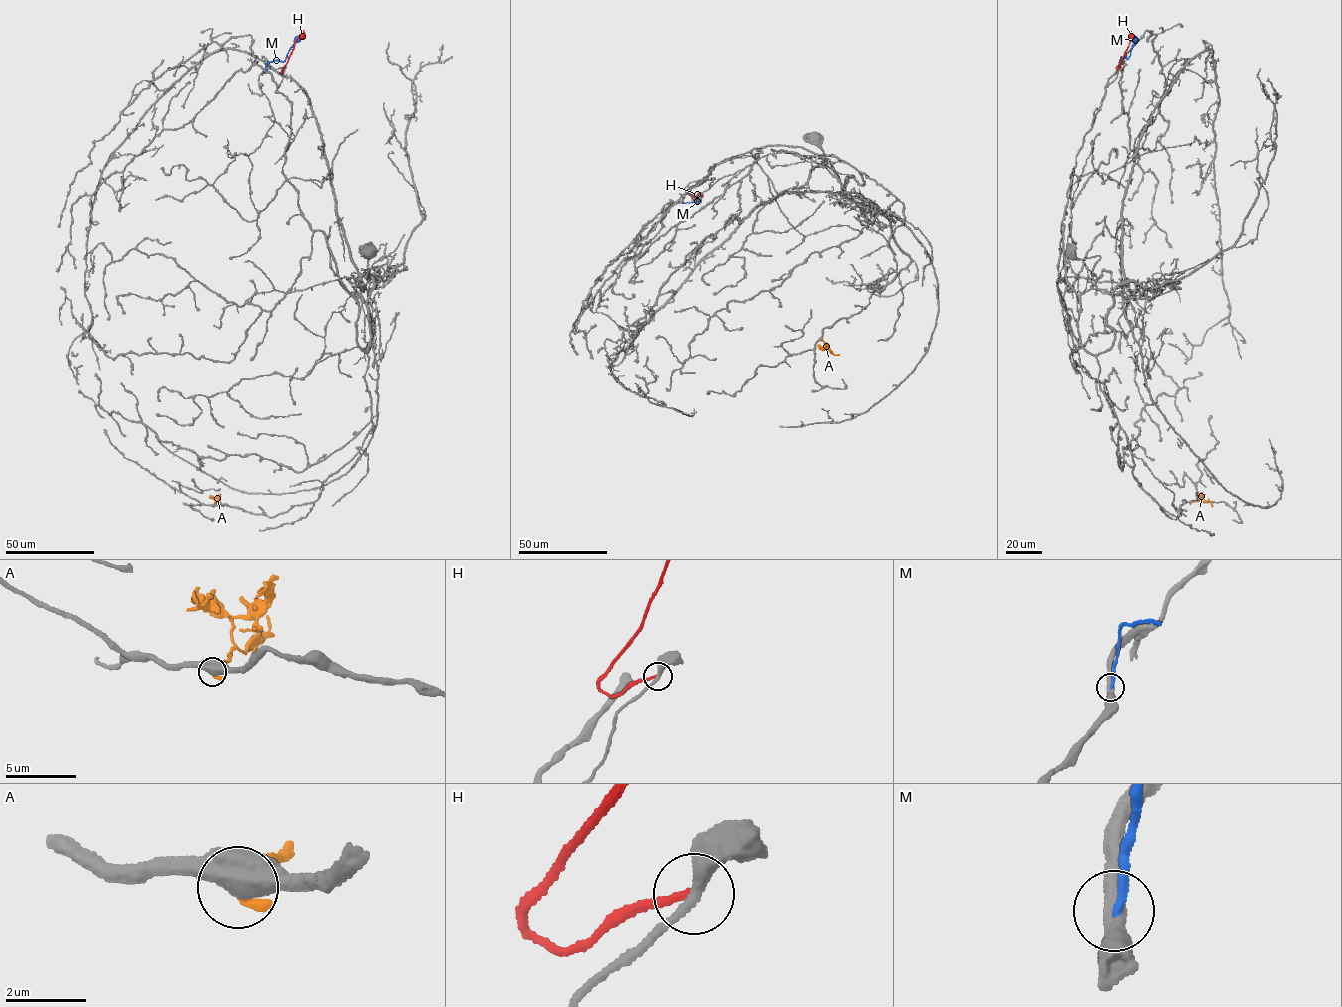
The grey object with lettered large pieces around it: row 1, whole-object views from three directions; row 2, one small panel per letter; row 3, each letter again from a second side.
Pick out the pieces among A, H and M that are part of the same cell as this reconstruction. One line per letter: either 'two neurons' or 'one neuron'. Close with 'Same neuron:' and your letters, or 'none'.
A: two neurons
H: two neurons
M: two neurons
Same neuron: none

